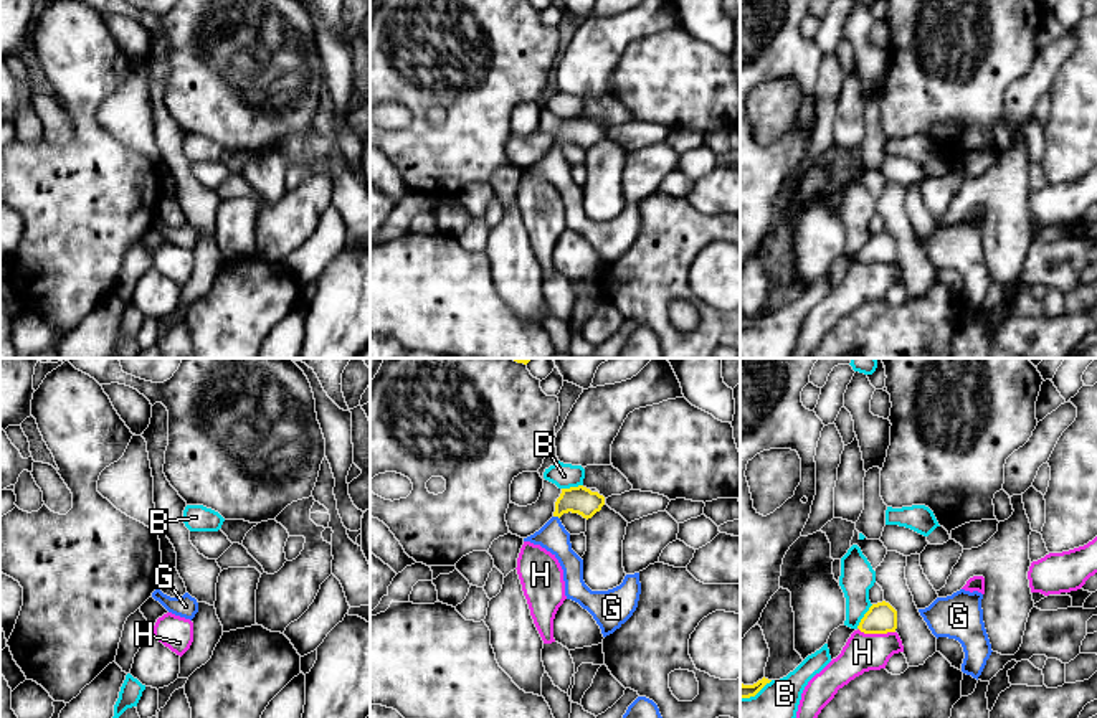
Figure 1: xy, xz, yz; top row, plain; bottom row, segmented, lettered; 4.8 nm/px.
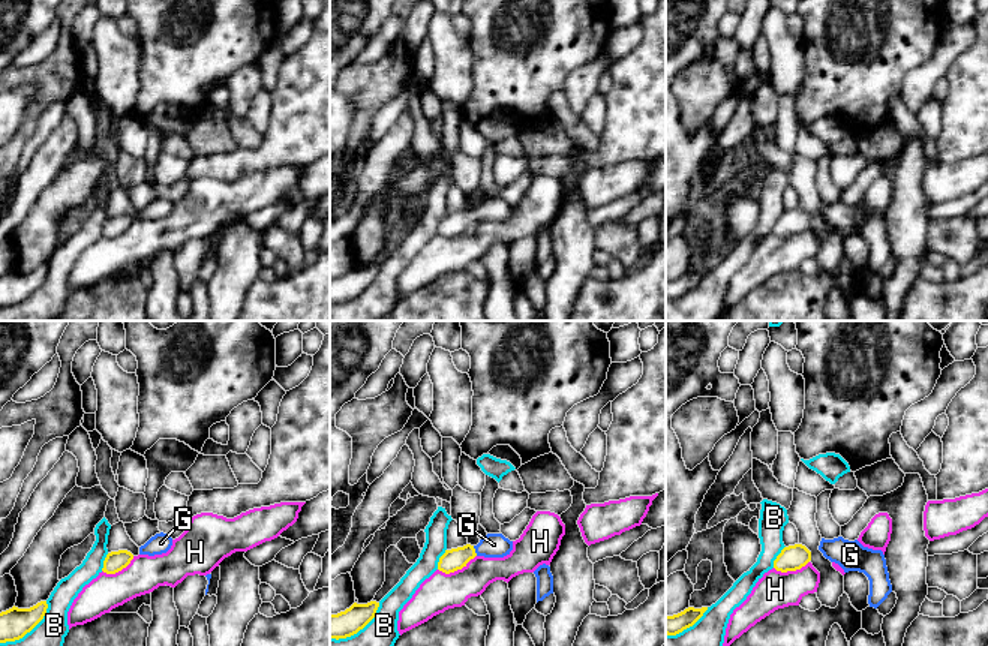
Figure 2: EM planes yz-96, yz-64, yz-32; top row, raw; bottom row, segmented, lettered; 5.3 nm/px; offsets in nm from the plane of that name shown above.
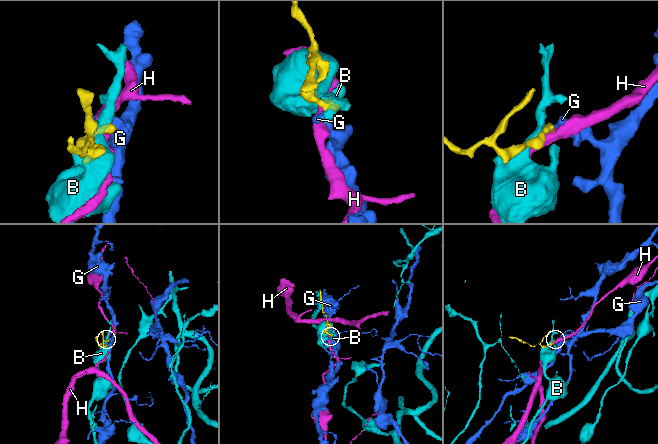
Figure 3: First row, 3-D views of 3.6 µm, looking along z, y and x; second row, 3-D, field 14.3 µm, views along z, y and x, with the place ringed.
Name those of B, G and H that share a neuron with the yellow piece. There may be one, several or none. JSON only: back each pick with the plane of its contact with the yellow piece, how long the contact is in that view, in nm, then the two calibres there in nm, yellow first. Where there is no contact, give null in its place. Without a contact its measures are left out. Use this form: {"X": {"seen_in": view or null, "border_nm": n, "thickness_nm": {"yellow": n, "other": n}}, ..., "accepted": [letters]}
{"G": {"seen_in": "xz", "border_nm": 40, "thickness_nm": {"yellow": 140, "other": 140}}, "accepted": ["G"]}

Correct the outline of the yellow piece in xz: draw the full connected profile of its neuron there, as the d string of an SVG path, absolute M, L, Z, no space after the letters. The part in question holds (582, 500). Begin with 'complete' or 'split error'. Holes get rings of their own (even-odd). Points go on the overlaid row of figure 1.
split error | M578 485L562 489L553 517L534 535L524 538L550 551L563 569L565 596L586 609L601 629L603 637L620 629L636 611L641 583L639 573L626 574L623 583L608 591L591 591L583 581L583 560L572 550L570 533L560 522L563 513L591 518L605 505L598 492Z

